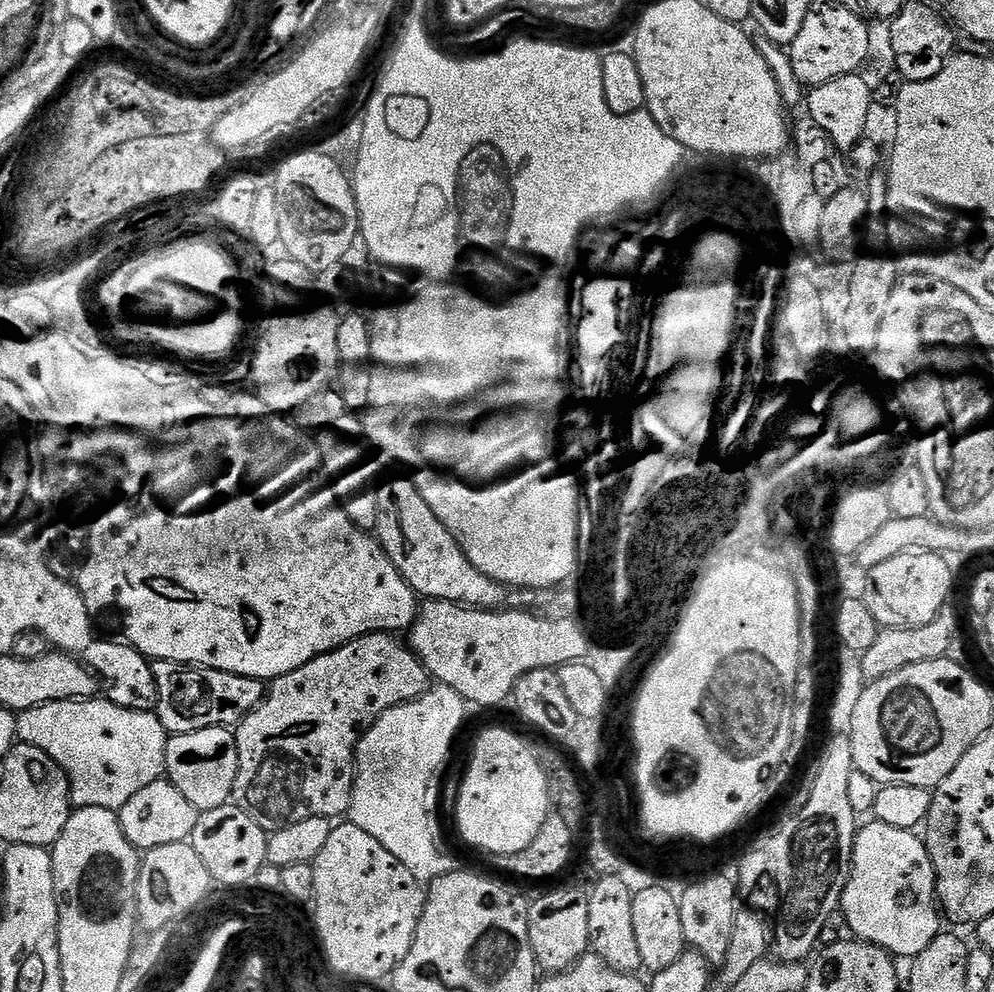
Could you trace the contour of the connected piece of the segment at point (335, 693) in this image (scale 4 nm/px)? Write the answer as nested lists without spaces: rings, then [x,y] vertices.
[[[371,632],[369,636],[363,636],[338,650],[322,654],[318,658],[306,662],[306,666],[298,666],[298,670],[271,681],[265,698],[259,707],[255,708],[234,729],[236,745],[238,746],[238,778],[234,782],[231,803],[241,808],[246,814],[250,814],[250,818],[254,818],[254,822],[258,822],[258,826],[262,826],[262,830],[269,834],[278,830],[286,830],[286,826],[295,826],[297,822],[303,822],[306,818],[318,818],[319,816],[343,817],[348,811],[352,801],[352,791],[356,785],[356,743],[360,741],[362,729],[371,725],[372,721],[378,719],[386,710],[426,695],[429,687],[430,677],[428,671],[424,669],[422,661],[413,654],[411,647],[403,639],[387,632]]]

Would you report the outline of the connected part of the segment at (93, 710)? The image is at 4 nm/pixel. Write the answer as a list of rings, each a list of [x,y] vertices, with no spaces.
[[[107,698],[50,702],[21,712],[16,718],[16,735],[19,743],[38,746],[38,750],[58,762],[60,769],[68,775],[72,803],[76,808],[98,806],[118,810],[126,806],[138,790],[143,790],[150,786],[150,782],[165,775],[166,746],[170,733],[164,729],[155,712],[126,710]]]

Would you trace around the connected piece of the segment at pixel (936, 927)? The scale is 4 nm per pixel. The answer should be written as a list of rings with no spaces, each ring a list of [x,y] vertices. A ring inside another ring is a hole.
[[[875,822],[865,828],[863,825],[856,833],[852,873],[844,891],[842,911],[847,931],[855,939],[877,944],[896,958],[922,954],[942,931],[936,875],[923,839],[915,831],[898,830],[898,826]]]

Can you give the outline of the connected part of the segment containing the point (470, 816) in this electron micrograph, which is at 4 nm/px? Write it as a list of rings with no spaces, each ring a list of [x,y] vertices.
[[[488,728],[476,740],[476,749],[472,752],[472,761],[468,764],[468,773],[460,784],[460,797],[456,800],[456,824],[460,827],[460,836],[472,848],[481,848],[492,852],[493,857],[506,854],[518,854],[534,842],[534,834],[542,830],[542,822],[550,815],[548,799],[548,775],[540,763],[539,755],[524,745],[520,736],[507,732],[504,728]]]

